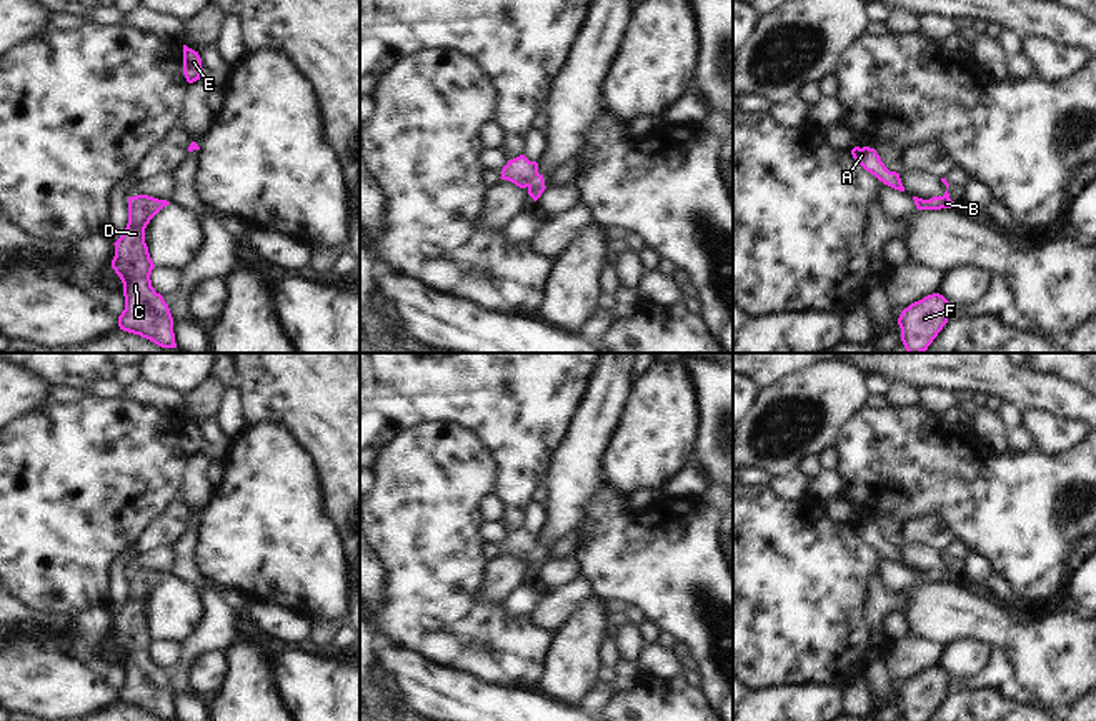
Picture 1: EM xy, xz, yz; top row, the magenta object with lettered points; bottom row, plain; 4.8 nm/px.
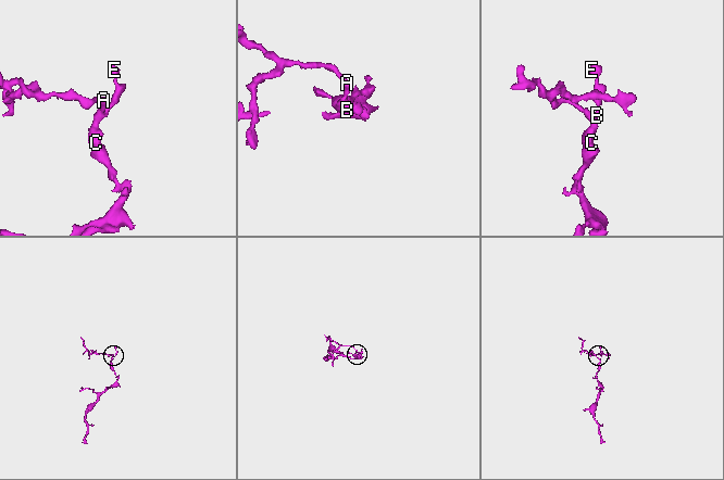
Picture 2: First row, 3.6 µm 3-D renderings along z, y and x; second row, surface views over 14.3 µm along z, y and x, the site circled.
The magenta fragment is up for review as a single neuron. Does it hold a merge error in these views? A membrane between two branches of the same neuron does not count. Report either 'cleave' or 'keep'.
keep

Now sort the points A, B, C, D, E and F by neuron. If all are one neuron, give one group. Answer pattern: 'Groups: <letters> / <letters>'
Groups: A B C D E F

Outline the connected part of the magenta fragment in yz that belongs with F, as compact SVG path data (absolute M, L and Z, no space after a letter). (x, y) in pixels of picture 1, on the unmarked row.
M933 666L904 681L898 691L904 721L928 721L948 696L949 674Z

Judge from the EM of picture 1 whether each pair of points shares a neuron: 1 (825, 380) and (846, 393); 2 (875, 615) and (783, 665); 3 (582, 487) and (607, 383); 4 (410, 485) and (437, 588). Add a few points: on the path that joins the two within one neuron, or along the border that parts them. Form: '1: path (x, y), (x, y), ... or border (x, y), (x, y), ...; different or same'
1: path (830, 385), (841, 392); same
2: border (871, 580), (868, 623), (880, 646); different
3: path (582, 462), (603, 408); same
4: path (423, 510), (435, 563); same

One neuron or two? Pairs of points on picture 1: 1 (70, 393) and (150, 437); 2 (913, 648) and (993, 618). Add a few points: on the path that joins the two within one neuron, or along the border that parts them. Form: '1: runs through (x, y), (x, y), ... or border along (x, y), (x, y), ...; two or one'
1: border along (89, 397), (79, 402), (50, 400); two
2: border along (910, 633), (941, 646); two

